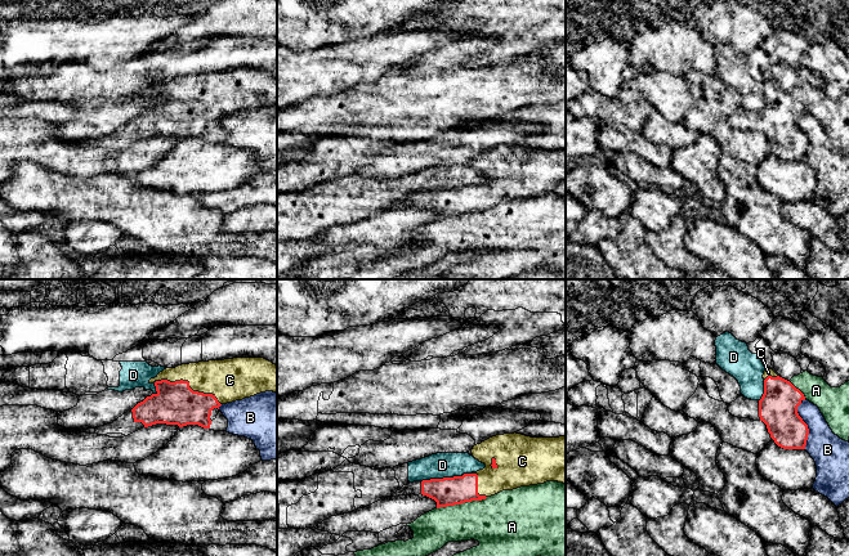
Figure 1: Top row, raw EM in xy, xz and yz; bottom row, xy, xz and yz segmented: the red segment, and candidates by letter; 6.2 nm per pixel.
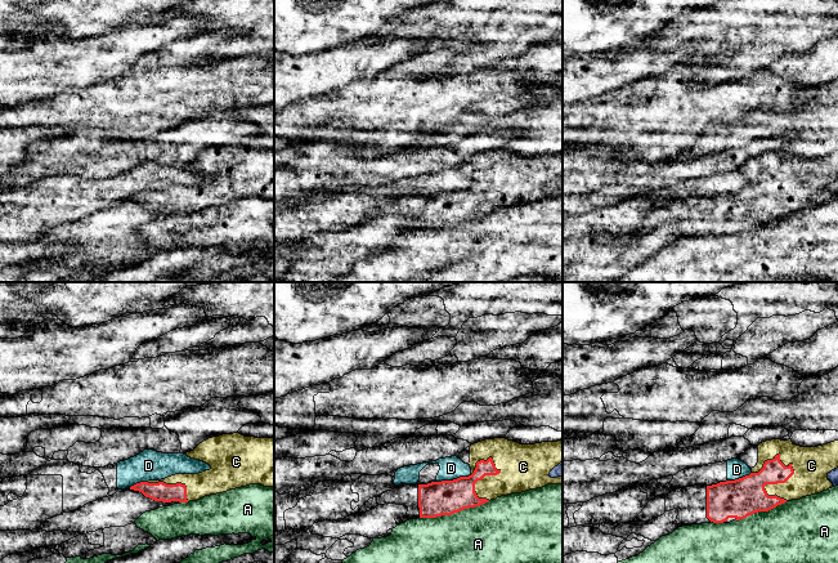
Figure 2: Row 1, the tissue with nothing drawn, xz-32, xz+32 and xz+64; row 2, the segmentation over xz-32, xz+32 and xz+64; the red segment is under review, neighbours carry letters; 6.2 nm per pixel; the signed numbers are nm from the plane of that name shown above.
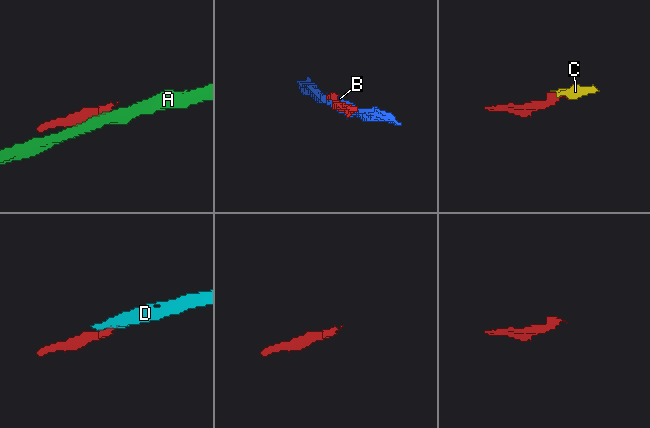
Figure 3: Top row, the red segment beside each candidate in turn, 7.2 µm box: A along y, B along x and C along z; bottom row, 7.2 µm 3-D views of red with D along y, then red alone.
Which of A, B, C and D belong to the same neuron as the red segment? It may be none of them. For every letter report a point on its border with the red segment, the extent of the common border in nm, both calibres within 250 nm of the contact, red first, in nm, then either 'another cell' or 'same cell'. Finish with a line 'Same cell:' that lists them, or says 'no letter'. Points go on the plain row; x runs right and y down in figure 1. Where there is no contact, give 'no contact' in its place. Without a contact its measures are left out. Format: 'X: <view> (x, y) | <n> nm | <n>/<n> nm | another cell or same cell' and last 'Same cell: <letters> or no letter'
A: xz (461, 214) | 320 nm | 180/320 nm | another cell
B: yz (807, 138) | 280 nm | 240/220 nm | another cell
C: xy (188, 97) | 440 nm | 280/240 nm | same cell
D: xz (441, 191) | 260 nm | 180/160 nm | another cell
Same cell: C

